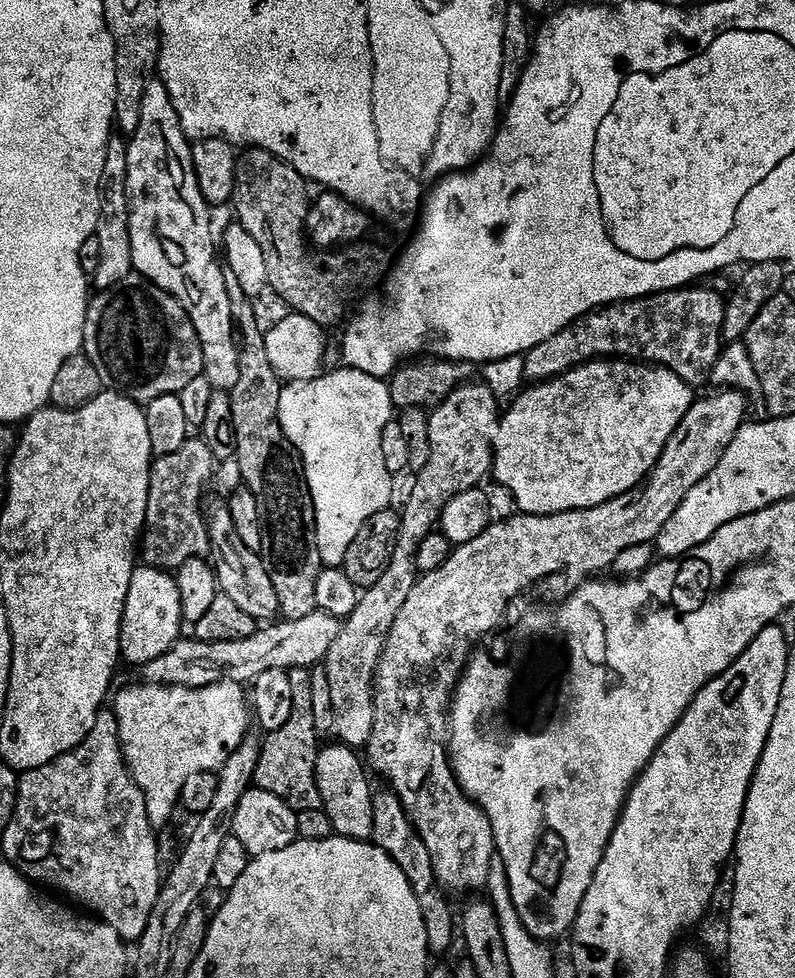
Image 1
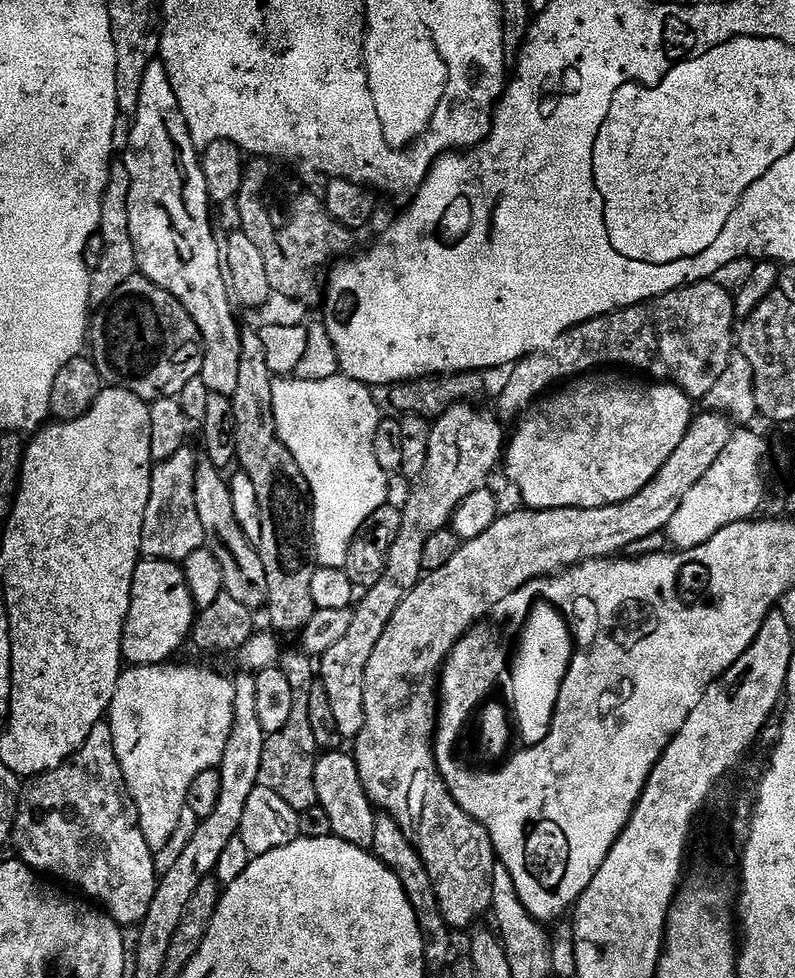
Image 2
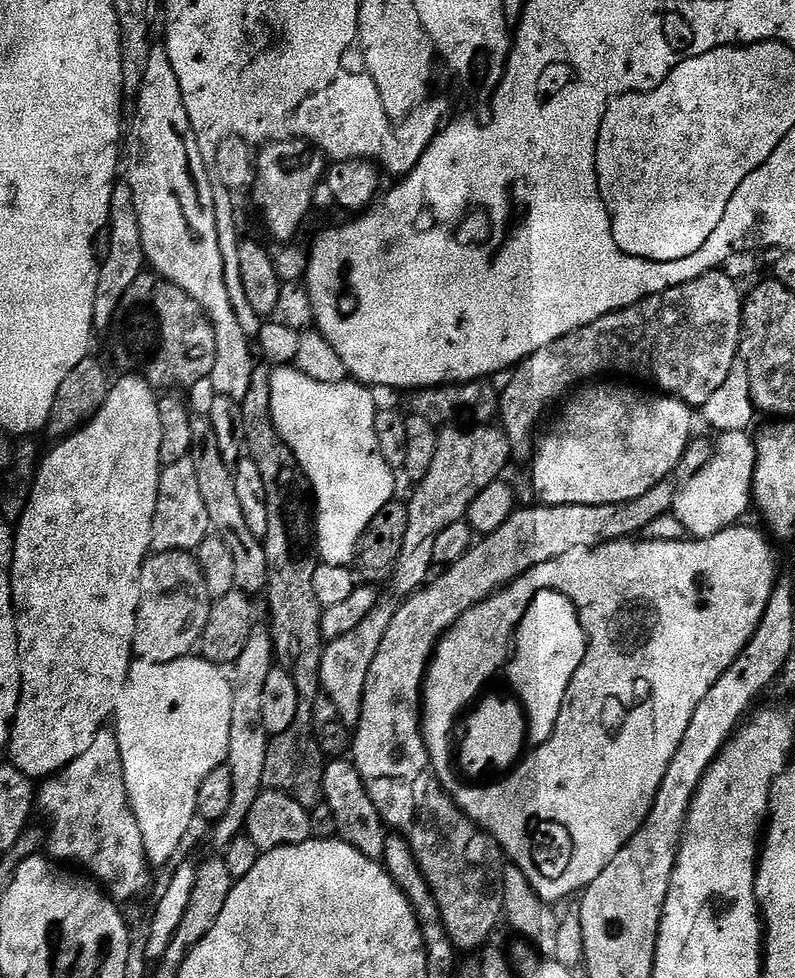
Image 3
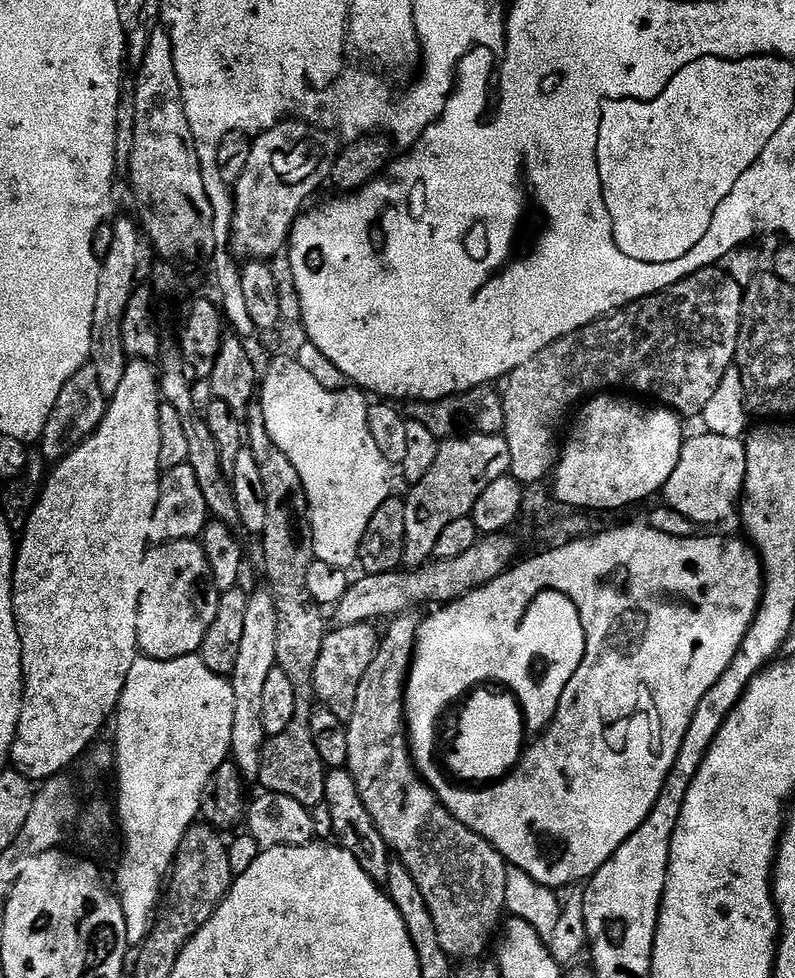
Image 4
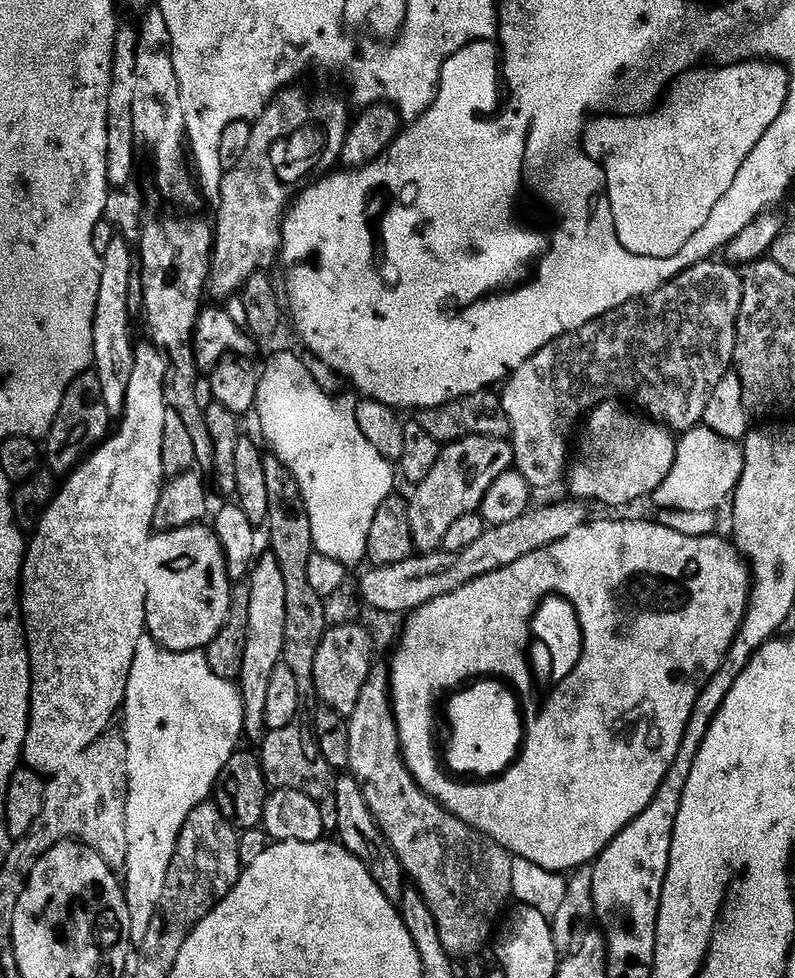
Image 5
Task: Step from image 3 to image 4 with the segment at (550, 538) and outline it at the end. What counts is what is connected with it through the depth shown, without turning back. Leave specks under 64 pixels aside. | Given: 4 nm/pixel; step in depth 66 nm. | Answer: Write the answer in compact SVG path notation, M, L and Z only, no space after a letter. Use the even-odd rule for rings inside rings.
M415 611L402 612L389 623L392 625L379 637L370 667L366 670L366 674L362 674L362 682L358 682L358 698L354 698L354 714L346 722L348 725L346 768L351 772L358 786L358 794L370 818L374 818L374 826L378 826L389 849L395 855L396 852L400 855L397 856L399 863L404 864L406 870L410 870L414 882L418 882L418 890L422 890L422 898L426 898L430 918L434 918L434 930L438 930L438 942L442 942L442 950L446 950L449 958L474 960L481 955L479 952L487 950L488 943L490 948L494 933L501 927L502 917L506 912L504 903L509 865L503 854L490 842L486 842L486 838L474 834L474 830L470 830L450 814L448 807L428 787L428 783L416 771L416 766L412 762L404 719L404 685L408 682L412 652L416 649L416 632L420 628L421 617L416 615Z

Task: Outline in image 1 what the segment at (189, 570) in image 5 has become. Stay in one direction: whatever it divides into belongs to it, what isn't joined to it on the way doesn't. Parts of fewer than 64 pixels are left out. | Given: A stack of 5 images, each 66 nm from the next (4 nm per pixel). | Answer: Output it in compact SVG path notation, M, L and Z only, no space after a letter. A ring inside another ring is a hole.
M138 566L130 578L130 594L126 594L122 614L120 654L123 663L143 666L154 662L154 658L162 658L181 639L180 627L185 627L185 624L182 594L178 594L175 575L163 568Z

